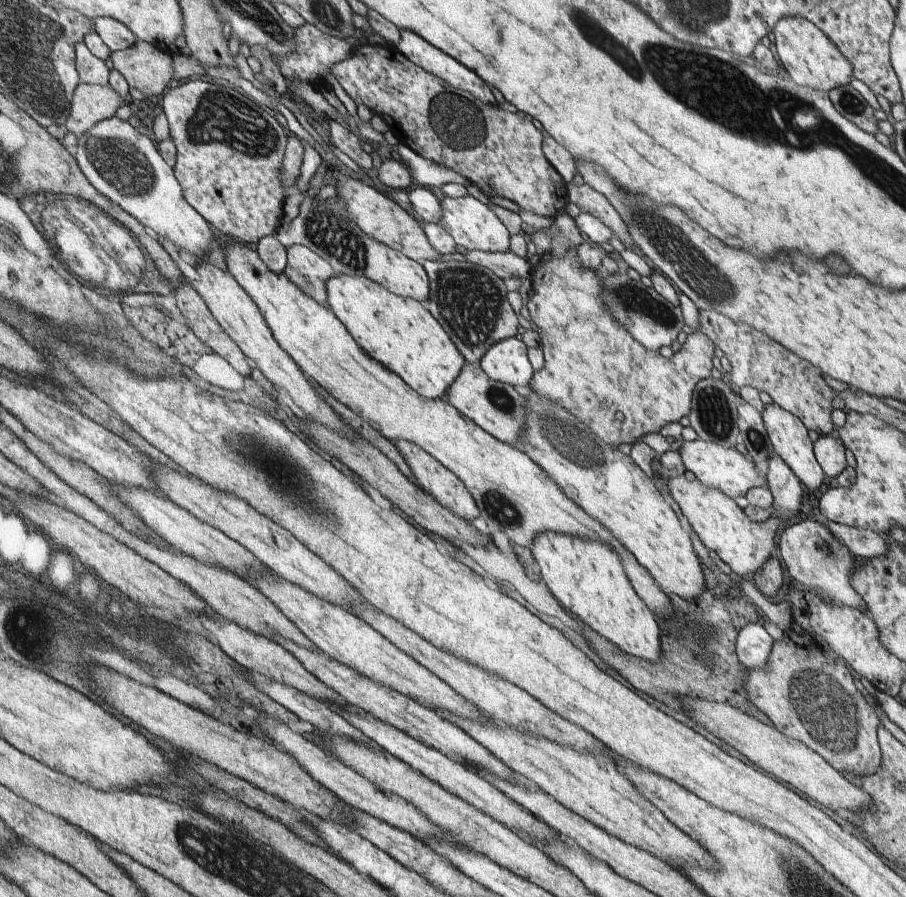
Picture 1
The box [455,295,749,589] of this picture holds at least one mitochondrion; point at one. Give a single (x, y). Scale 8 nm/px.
(575, 446)

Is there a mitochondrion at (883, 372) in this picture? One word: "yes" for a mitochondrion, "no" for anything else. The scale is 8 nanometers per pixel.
no

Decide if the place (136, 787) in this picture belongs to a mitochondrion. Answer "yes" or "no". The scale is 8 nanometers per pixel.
no

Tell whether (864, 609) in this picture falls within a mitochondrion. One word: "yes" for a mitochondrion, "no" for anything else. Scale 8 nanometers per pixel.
no

